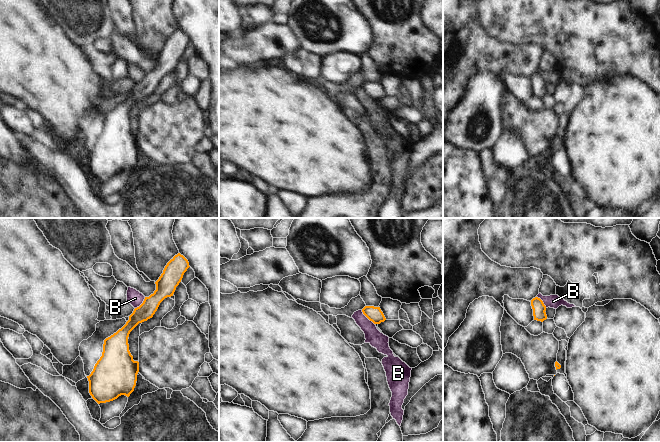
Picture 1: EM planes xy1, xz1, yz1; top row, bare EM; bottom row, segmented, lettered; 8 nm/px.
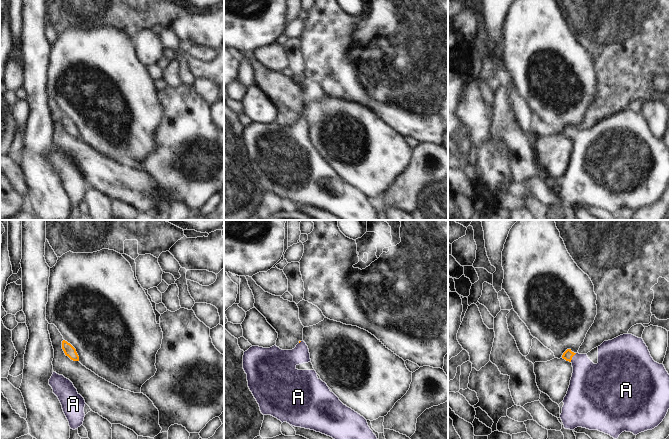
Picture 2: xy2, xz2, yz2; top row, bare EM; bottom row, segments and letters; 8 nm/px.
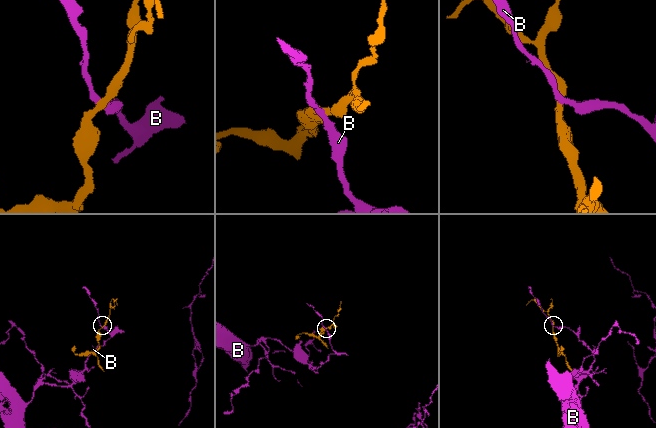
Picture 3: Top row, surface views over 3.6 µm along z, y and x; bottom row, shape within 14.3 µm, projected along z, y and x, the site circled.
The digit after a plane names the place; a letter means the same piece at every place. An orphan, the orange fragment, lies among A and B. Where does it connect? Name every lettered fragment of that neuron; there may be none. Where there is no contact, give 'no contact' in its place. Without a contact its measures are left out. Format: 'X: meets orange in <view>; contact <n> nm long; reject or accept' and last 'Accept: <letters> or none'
A: meets orange in yz2; contact 90 nm long; accept
B: meets orange in xz1; contact 160 nm long; reject
Accept: A

